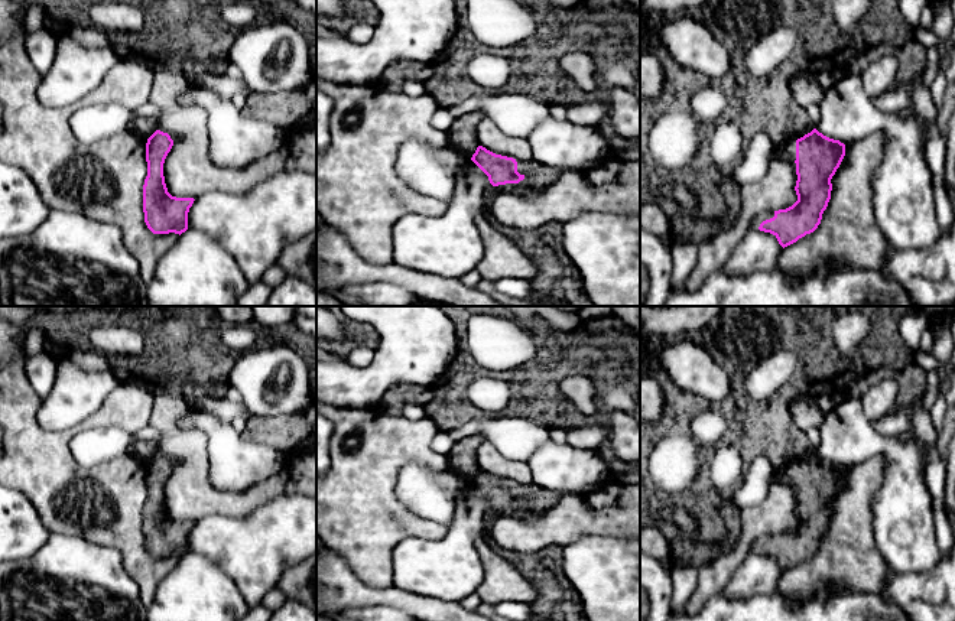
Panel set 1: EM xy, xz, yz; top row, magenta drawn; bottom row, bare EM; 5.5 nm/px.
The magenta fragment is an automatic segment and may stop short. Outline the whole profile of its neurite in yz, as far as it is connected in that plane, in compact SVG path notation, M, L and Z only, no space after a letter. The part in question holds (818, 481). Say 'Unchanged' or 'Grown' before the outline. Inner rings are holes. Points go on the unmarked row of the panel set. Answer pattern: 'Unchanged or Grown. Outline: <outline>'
Grown. Outline: M816 452L792 464L785 474L774 471L770 484L786 481L796 487L798 524L786 533L759 537L750 553L773 557L783 572L813 556L831 523L831 503L844 479L845 468L824 459Z

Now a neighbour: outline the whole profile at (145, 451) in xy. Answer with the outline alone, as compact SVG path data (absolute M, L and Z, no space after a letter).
M134 440L130 445L130 451L129 452L131 455L137 456L140 461L150 461L157 453L157 449L150 442Z

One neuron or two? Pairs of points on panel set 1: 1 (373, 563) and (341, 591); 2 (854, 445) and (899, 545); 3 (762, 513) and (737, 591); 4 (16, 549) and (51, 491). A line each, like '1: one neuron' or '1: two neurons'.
1: two neurons
2: one neuron
3: two neurons
4: two neurons

